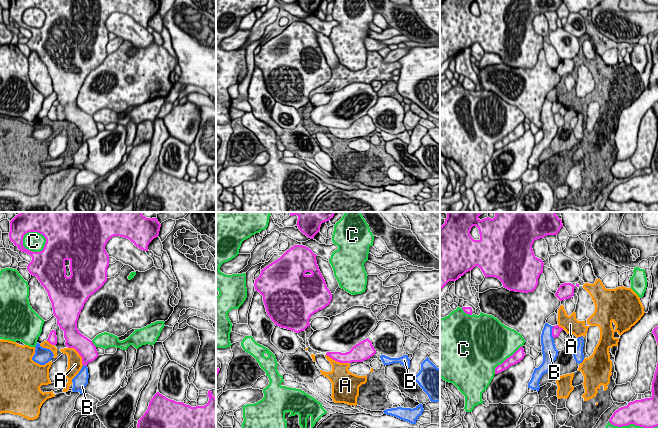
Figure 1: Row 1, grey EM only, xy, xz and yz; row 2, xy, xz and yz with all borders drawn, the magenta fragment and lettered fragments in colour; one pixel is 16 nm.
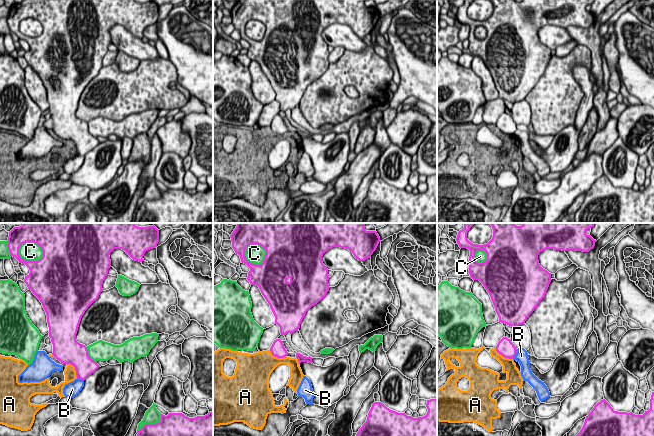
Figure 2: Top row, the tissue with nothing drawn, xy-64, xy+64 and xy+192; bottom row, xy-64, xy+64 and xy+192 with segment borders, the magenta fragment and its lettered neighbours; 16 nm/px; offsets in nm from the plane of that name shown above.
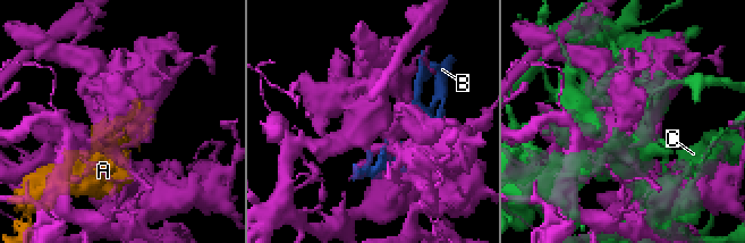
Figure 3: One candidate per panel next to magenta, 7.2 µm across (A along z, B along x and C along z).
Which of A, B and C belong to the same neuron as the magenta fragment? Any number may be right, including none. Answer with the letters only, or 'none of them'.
none of them

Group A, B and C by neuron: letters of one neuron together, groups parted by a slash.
A / B / C

